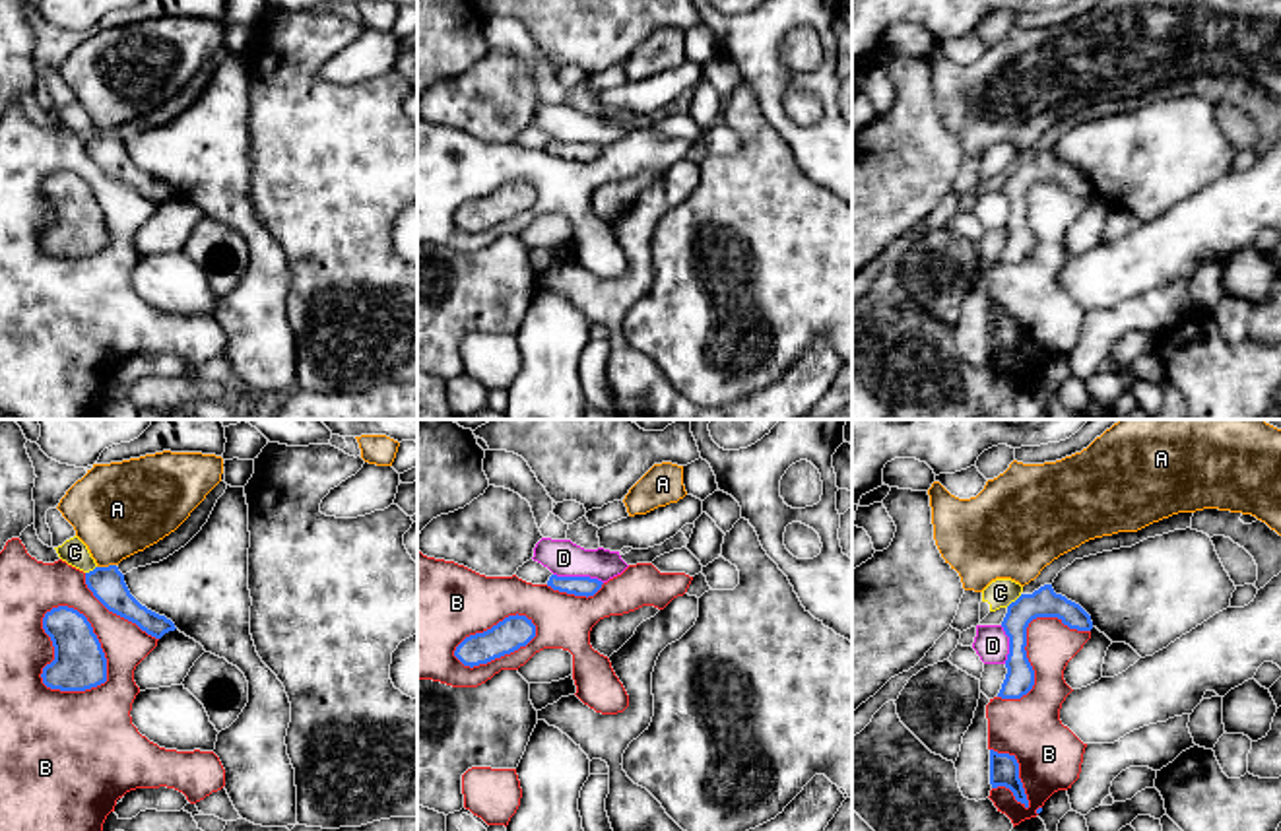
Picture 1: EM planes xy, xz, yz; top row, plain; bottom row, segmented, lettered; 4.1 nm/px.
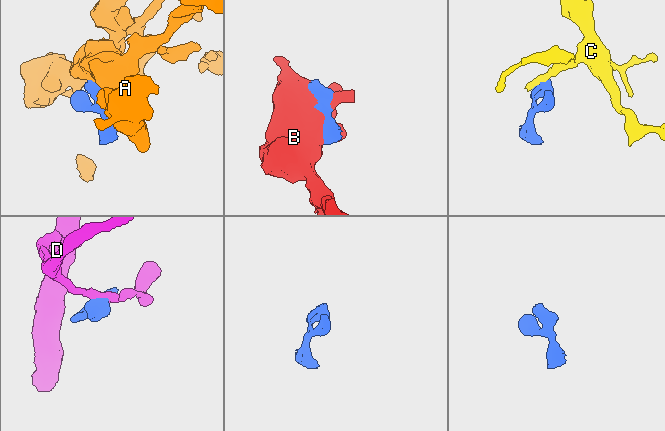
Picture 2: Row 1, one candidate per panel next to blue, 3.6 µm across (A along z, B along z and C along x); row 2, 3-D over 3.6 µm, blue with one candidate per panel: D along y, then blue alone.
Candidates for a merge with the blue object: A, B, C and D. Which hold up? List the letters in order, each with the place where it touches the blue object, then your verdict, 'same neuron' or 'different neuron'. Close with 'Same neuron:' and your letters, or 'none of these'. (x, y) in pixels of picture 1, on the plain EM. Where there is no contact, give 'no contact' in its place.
A: xy (105, 132) | different neuron
B: xy (96, 202) | different neuron
C: yz (1016, 166) | different neuron
D: xz (579, 142) | different neuron
Same neuron: none of these

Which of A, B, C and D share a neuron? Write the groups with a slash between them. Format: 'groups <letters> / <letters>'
groups A / B / C / D

